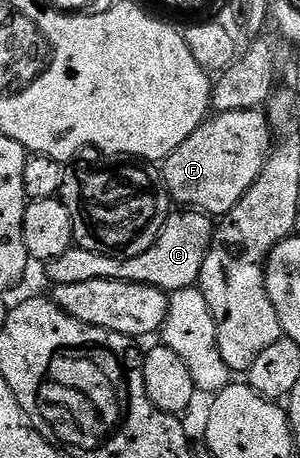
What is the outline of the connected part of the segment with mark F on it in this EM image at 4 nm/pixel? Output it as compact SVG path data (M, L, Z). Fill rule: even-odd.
M261 110L214 113L206 122L199 125L196 133L192 133L192 137L184 141L184 145L180 145L180 149L173 151L164 160L160 167L162 180L165 181L171 200L175 204L186 209L204 211L211 217L221 217L228 214L242 200L248 189L252 189L256 177L260 177L264 169L271 150L270 120Z

